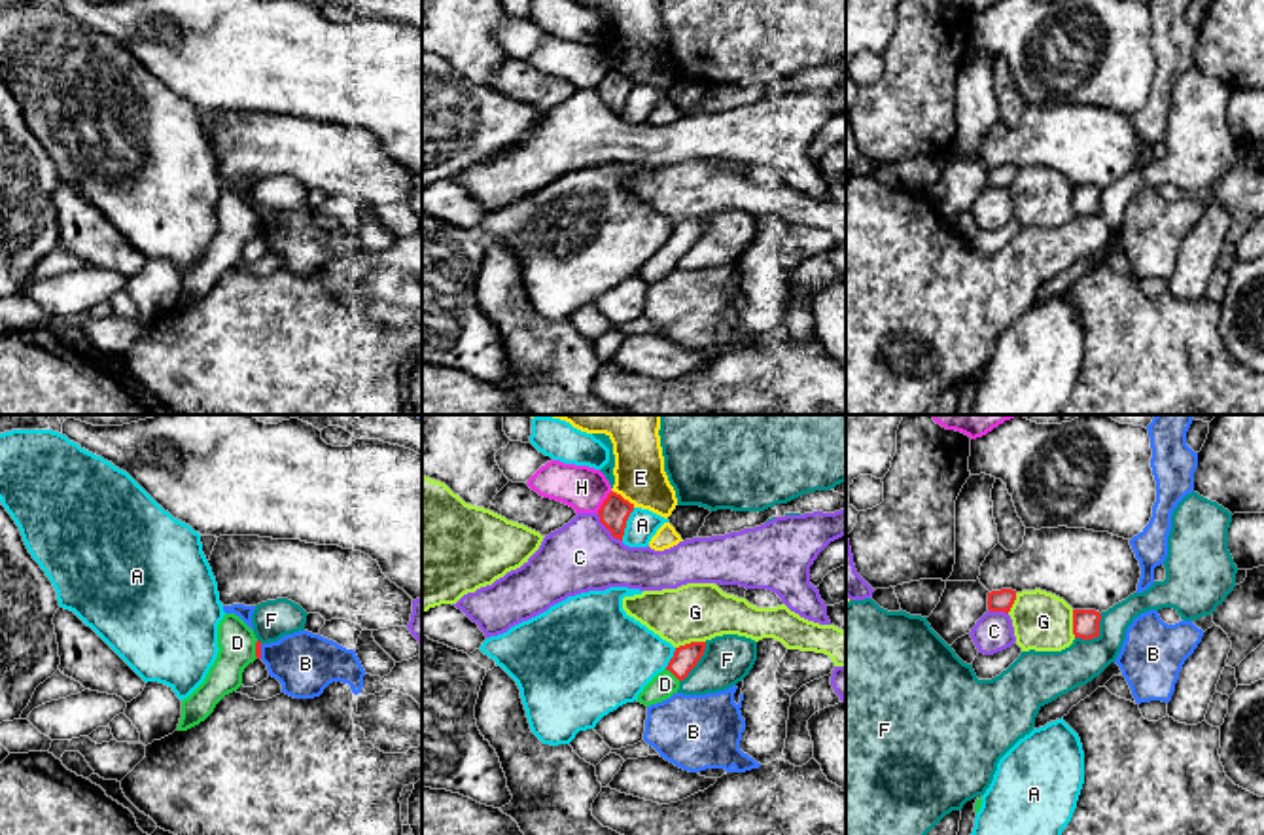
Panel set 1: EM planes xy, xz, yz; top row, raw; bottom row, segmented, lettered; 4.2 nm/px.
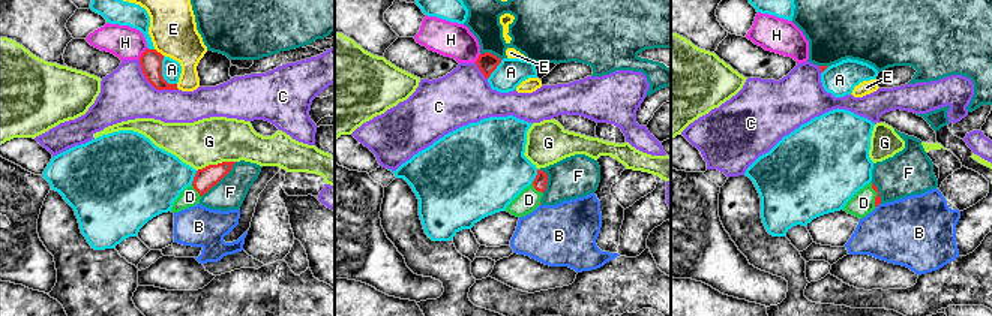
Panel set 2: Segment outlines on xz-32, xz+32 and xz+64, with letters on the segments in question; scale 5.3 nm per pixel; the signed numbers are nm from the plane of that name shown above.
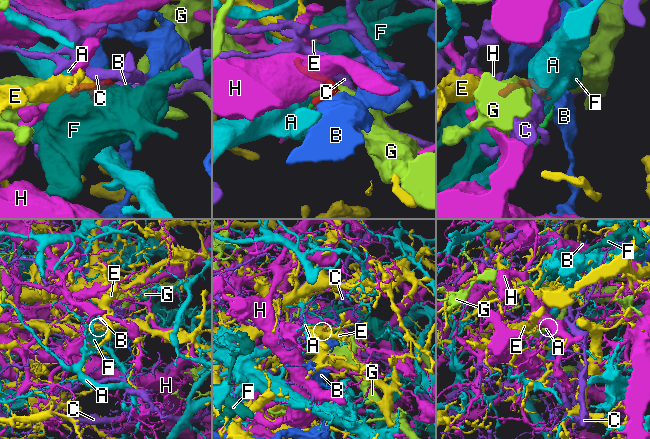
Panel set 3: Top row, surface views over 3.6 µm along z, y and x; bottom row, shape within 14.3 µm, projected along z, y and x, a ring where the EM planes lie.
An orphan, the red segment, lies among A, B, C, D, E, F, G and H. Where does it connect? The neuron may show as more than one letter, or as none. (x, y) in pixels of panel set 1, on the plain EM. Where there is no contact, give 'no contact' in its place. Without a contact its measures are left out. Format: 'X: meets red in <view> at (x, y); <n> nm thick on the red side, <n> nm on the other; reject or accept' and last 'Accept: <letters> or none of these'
A: meets red in xz at (625, 101); 130 nm thick on the red side, 140 nm on the other; reject
B: meets red in xy at (260, 228); 30 nm thick on the red side, 260 nm on the other; reject
C: meets red in xz at (606, 103); 130 nm thick on the red side, 300 nm on the other; reject
D: meets red in xz at (672, 248); 110 nm thick on the red side, 110 nm on the other; accept
E: meets red in xz at (621, 72); 130 nm thick on the red side, 220 nm on the other; reject
F: meets red in yz at (1096, 213); 110 nm thick on the red side, 200 nm on the other; reject
G: meets red in xz at (689, 220); 110 nm thick on the red side, 260 nm on the other; reject
H: meets red in xz at (604, 78); 130 nm thick on the red side, 190 nm on the other; reject
Accept: D

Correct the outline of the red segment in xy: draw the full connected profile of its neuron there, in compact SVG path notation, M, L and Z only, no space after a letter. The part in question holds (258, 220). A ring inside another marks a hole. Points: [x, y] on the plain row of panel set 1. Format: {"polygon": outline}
{"polygon": "M225 189L218 201L218 233L204 258L182 276L182 293L176 307L187 307L204 297L216 280L242 261L244 244L261 235L261 218L235 189Z"}

